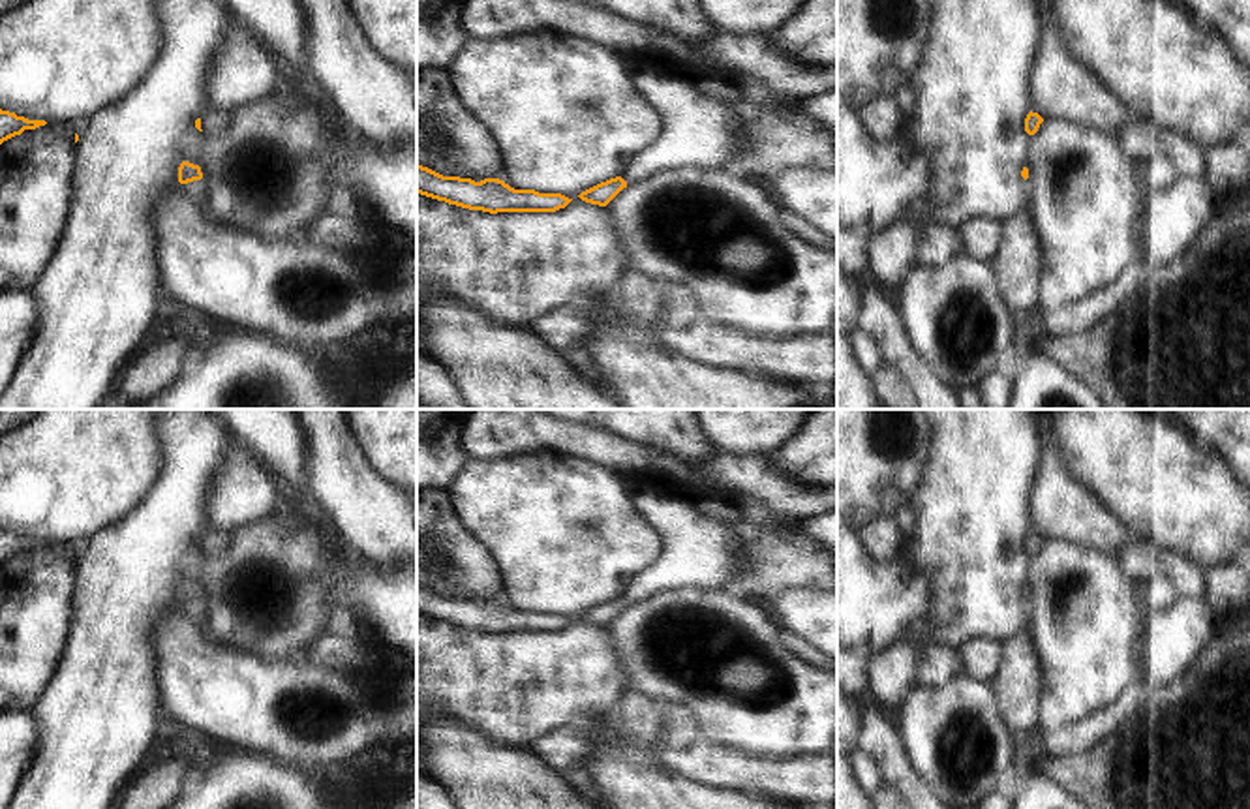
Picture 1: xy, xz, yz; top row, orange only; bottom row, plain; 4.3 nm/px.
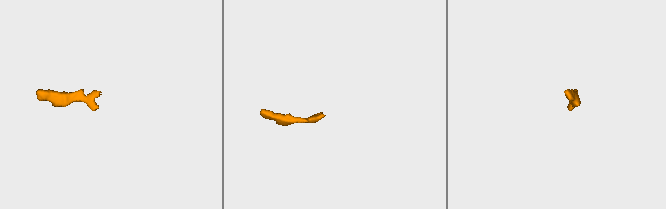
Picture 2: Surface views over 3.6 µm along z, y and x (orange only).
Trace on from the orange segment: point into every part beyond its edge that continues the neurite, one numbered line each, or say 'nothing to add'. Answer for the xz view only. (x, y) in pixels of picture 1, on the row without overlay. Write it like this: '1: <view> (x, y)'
1: xz (699, 550)

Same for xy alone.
1: xy (213, 541)

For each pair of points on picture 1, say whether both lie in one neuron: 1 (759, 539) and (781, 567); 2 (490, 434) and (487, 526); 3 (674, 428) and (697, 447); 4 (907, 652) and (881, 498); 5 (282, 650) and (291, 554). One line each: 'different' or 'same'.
1: same
2: different
3: same
4: different
5: same

